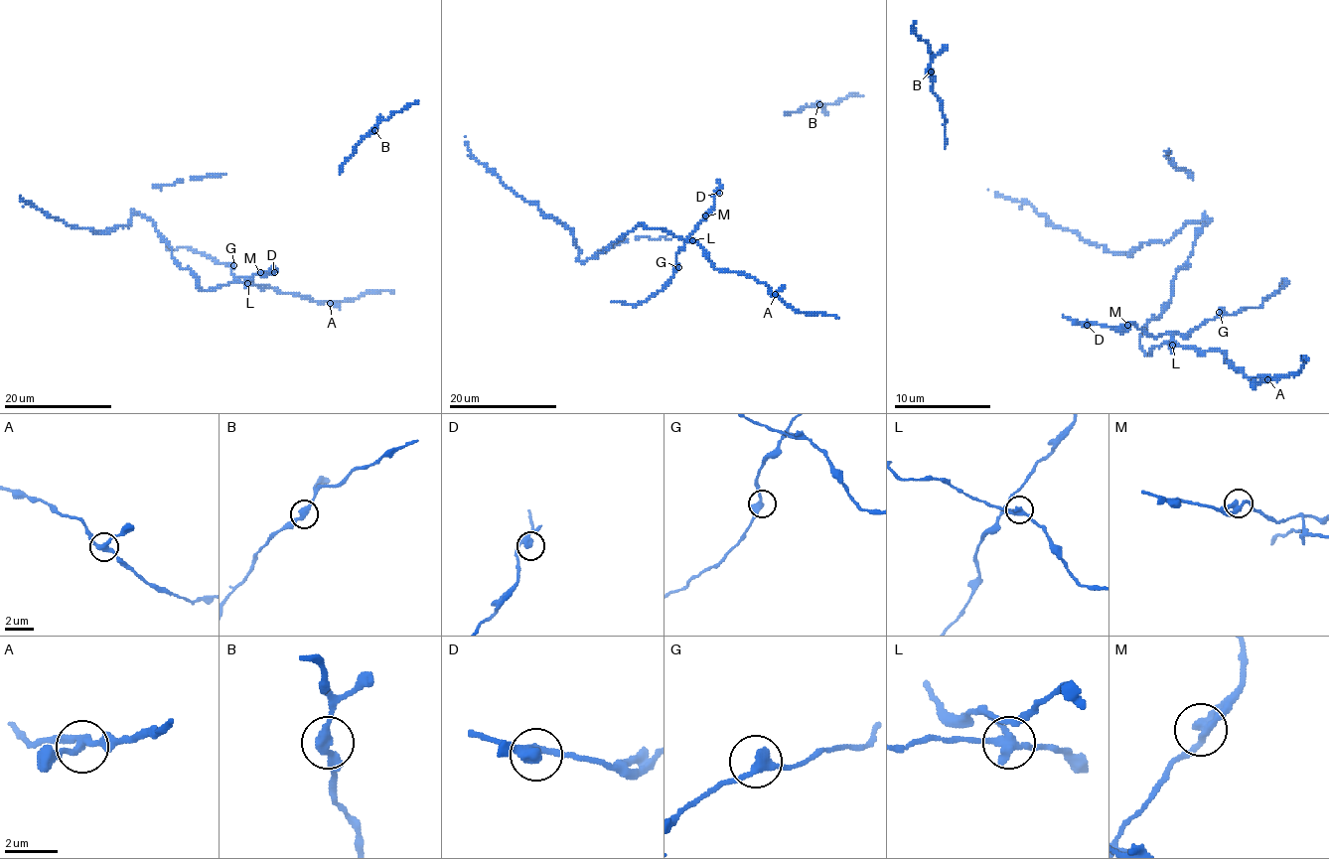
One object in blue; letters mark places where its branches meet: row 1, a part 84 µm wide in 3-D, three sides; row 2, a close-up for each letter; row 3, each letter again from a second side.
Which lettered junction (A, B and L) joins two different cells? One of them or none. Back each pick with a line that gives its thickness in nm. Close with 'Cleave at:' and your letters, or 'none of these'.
L: Thickness 300 nm
Cleave at: L

